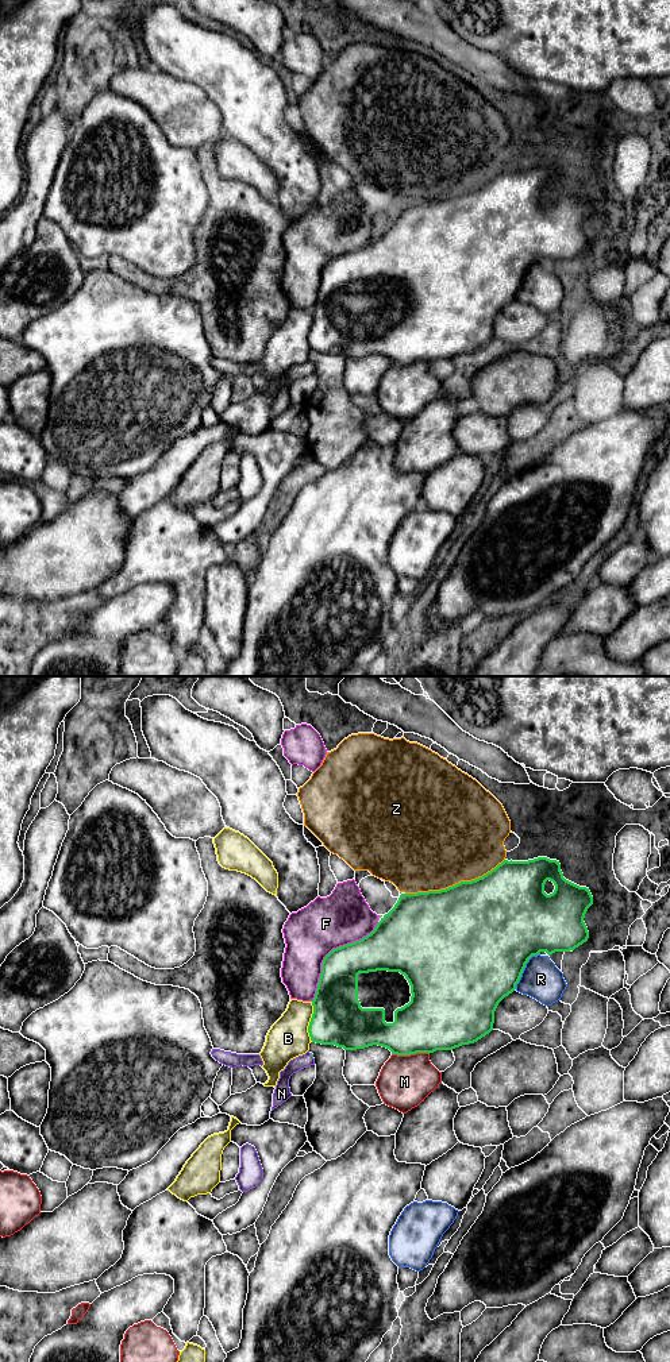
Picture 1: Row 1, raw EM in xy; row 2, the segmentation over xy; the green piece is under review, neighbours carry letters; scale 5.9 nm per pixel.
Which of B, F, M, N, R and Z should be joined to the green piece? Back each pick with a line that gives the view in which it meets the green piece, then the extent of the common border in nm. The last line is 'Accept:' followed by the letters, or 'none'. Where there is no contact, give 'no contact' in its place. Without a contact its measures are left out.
N: xy | 40 nm
Accept: N

